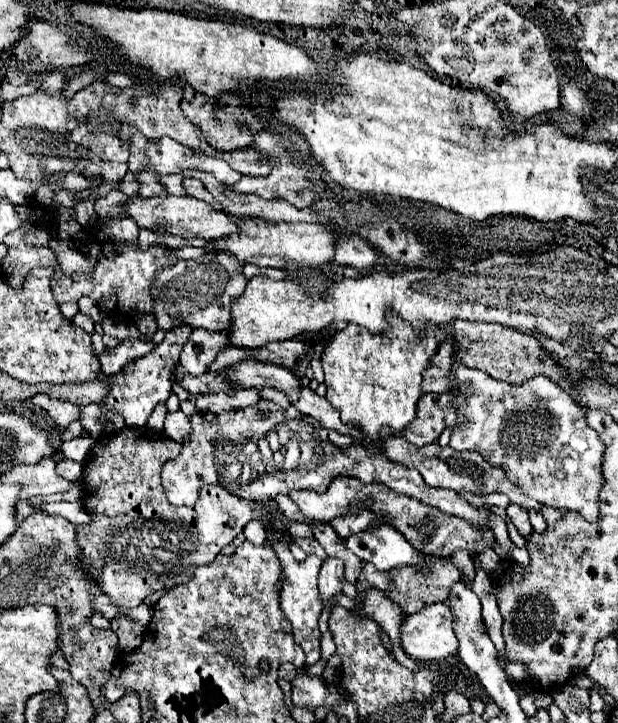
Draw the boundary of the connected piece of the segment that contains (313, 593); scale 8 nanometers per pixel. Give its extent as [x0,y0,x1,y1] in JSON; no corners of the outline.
[272,541,322,666]

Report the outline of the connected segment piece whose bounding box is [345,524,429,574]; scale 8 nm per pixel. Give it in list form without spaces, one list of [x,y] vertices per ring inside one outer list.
[[[383,524],[379,528],[371,528],[359,534],[353,534],[345,540],[347,550],[359,556],[363,562],[373,564],[377,570],[391,570],[399,566],[417,566],[423,574],[427,574],[425,562],[421,562],[419,552],[397,532],[393,526]]]

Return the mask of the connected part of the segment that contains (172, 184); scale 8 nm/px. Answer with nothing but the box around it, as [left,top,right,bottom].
[159,174,185,196]

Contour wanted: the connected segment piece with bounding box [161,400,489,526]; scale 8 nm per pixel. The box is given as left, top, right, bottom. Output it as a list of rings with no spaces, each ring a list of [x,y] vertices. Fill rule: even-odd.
[[[263,400],[259,406],[247,406],[223,414],[197,412],[189,422],[191,434],[183,440],[183,452],[177,458],[167,460],[161,470],[167,500],[175,506],[193,506],[197,502],[197,488],[203,484],[217,484],[237,498],[267,504],[275,496],[289,494],[291,490],[325,492],[335,476],[351,476],[363,484],[381,482],[387,488],[435,506],[445,514],[465,518],[475,526],[487,526],[489,508],[475,508],[453,490],[429,488],[417,470],[387,460],[375,448],[353,444],[339,450],[329,442],[327,430],[321,428],[317,420],[297,412],[293,406],[283,410]],[[259,408],[269,410],[267,420],[257,416]]]

